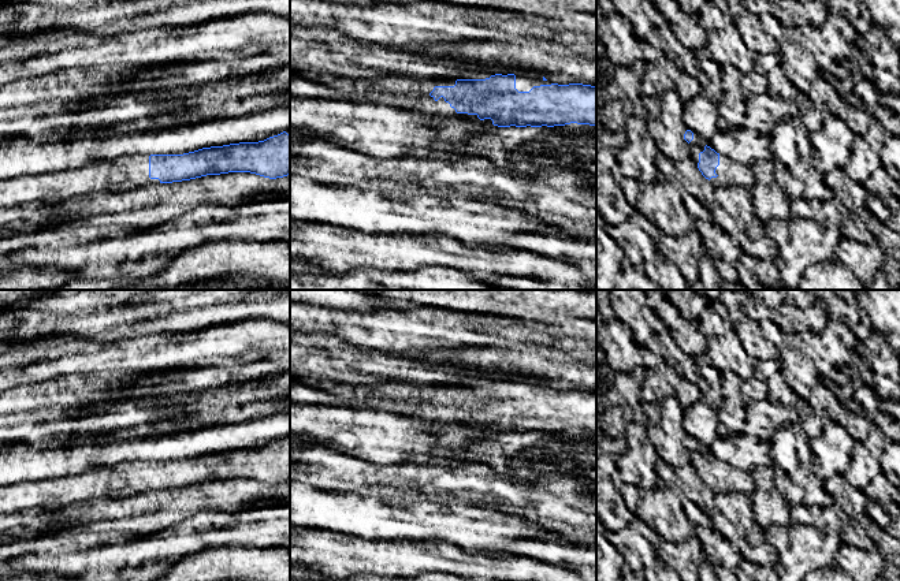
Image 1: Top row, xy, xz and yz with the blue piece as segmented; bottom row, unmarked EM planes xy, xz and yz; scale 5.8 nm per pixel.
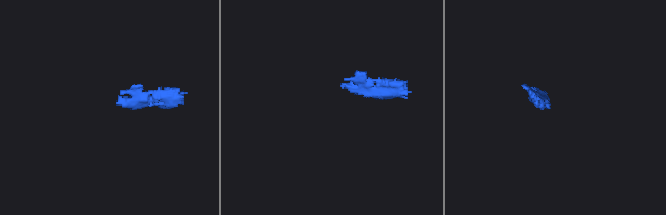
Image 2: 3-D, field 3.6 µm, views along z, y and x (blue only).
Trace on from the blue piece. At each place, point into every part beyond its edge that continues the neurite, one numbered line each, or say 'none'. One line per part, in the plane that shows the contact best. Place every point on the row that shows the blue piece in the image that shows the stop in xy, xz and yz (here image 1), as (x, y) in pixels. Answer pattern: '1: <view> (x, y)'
1: xz (524, 82)
2: xz (397, 90)

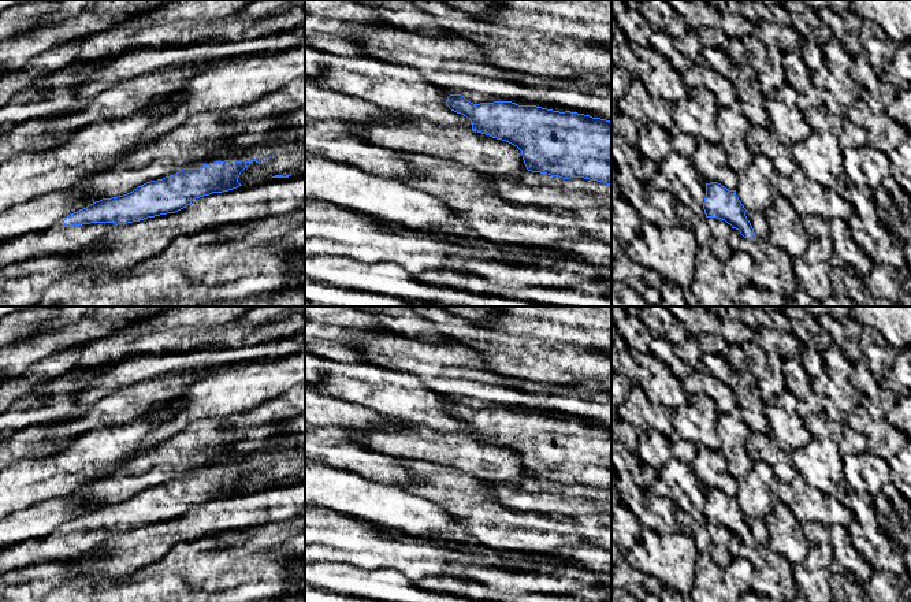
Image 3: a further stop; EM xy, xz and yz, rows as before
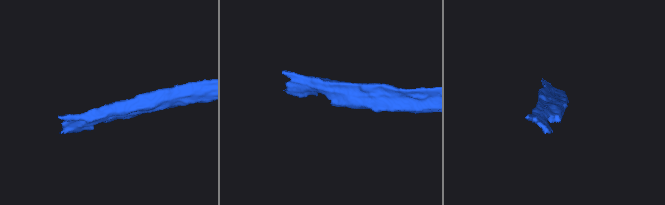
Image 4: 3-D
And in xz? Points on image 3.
none

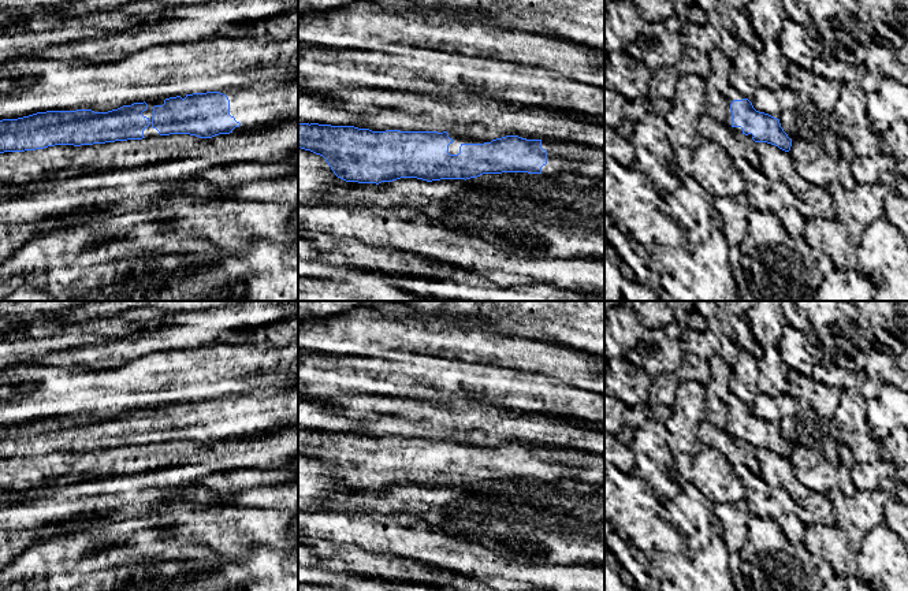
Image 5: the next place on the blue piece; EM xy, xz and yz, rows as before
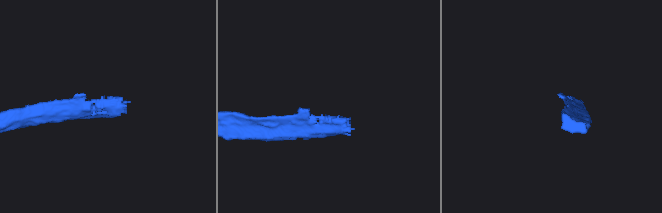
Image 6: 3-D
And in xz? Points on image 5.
1: xz (453, 148)

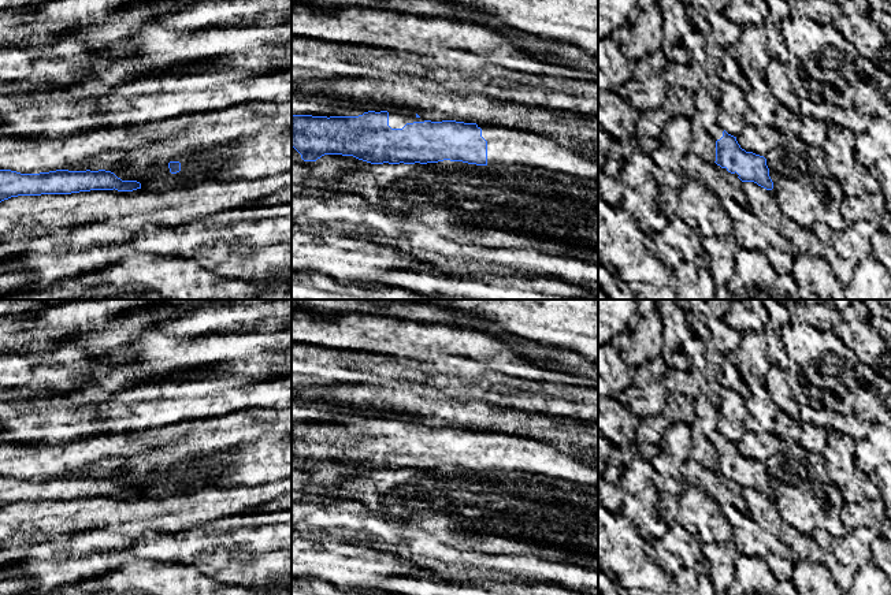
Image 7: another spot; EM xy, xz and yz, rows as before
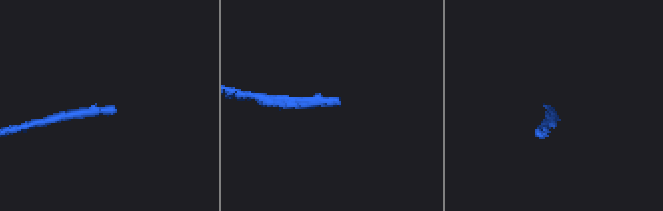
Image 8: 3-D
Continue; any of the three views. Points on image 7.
1: xz (397, 119)

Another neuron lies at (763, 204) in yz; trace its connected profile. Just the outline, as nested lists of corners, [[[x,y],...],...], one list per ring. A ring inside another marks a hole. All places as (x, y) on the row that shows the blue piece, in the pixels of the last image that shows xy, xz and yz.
[[[743,182],[742,189],[746,194],[749,209],[756,217],[764,224],[773,226],[799,253],[823,257],[823,243],[813,230],[803,228],[786,216],[773,190],[766,190],[754,182]]]

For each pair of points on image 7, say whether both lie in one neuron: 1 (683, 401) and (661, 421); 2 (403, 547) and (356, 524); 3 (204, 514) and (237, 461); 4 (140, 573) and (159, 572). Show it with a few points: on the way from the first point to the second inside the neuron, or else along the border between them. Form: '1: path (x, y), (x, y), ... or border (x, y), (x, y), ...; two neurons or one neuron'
1: path (678, 406), (667, 417); one neuron
2: path (392, 538), (367, 528); one neuron
3: border (212, 484), (255, 486); two neurons
4: path (144, 573), (155, 573); one neuron

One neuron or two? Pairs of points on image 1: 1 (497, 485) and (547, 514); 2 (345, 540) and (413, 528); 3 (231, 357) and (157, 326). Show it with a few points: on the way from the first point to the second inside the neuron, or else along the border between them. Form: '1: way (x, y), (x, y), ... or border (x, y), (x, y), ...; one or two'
1: way (509, 498), (534, 499), (536, 502); one
2: border (330, 531), (365, 539), (393, 540); two
3: border (201, 328), (190, 331), (149, 331), (138, 335); two

